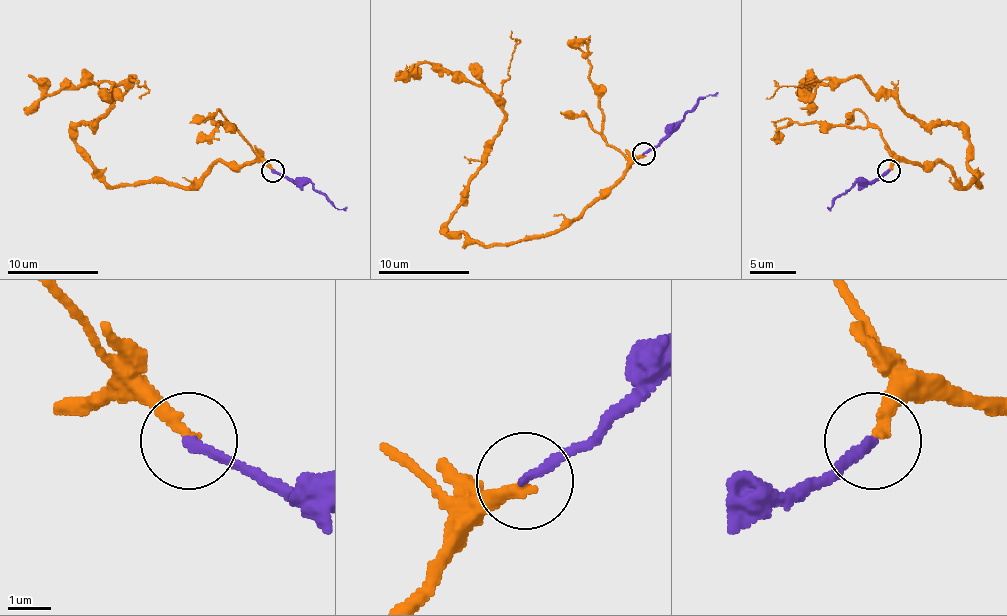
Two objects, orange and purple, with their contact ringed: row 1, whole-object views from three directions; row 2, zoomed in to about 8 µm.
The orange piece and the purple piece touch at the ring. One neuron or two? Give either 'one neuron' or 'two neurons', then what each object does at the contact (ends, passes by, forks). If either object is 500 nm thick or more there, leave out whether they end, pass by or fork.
two neurons; orange ends; purple ends

